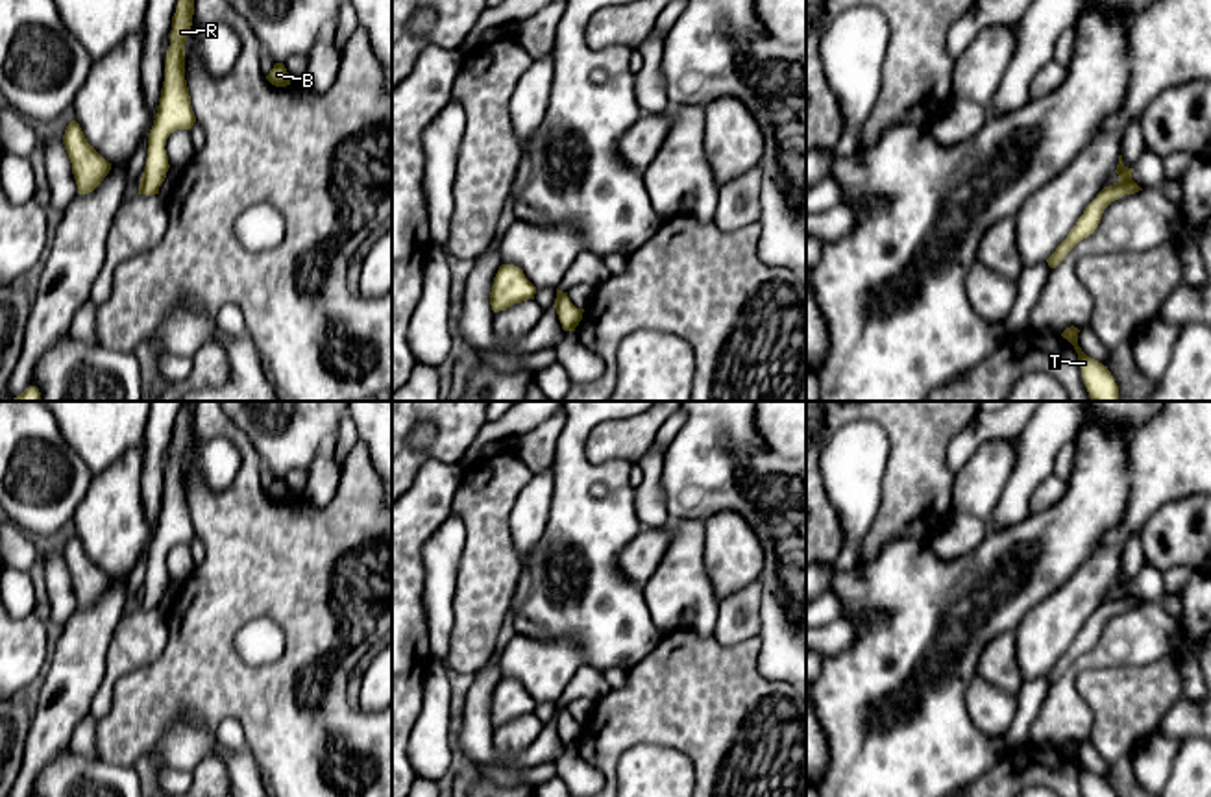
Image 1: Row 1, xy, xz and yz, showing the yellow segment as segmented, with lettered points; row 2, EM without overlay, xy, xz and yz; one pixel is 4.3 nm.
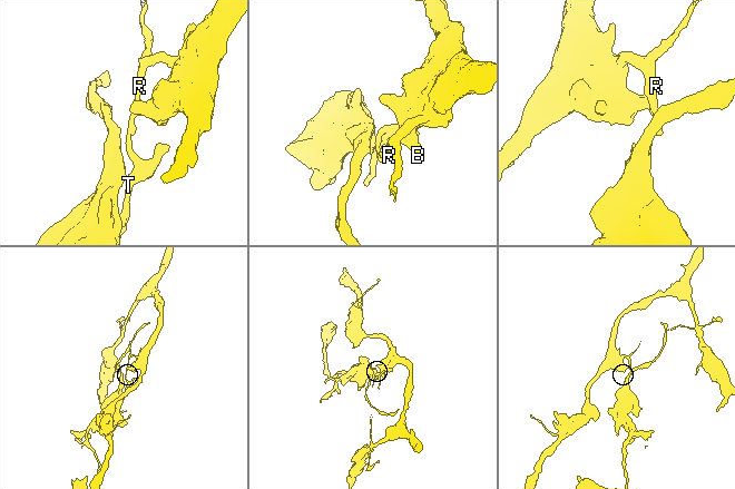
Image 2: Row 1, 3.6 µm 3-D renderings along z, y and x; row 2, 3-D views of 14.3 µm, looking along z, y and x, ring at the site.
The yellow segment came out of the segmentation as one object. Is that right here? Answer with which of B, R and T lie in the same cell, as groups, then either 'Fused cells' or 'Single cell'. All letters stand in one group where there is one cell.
Groups: B R / T. Fused cells

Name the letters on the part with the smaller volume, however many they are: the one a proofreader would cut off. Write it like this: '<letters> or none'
T

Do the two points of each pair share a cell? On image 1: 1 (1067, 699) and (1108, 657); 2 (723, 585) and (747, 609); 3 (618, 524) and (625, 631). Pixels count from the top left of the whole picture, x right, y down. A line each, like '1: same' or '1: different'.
1: same
2: different
3: same

